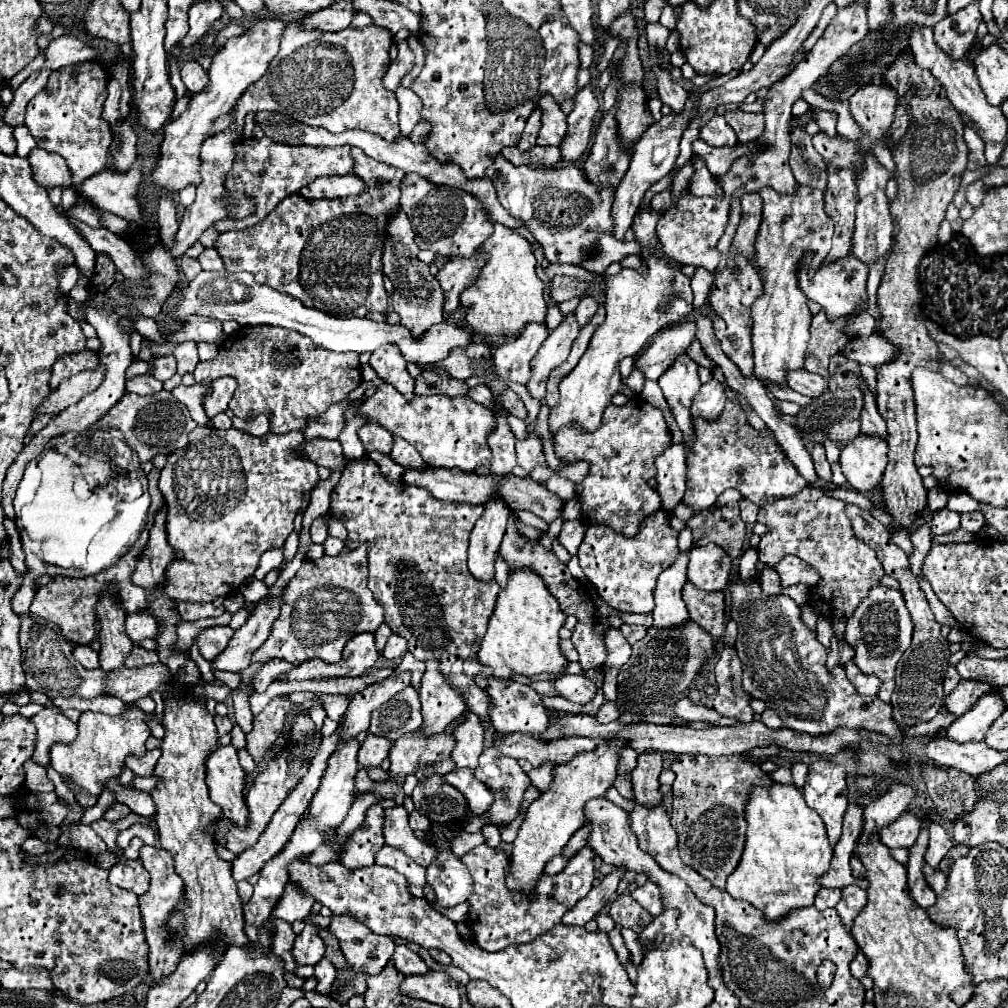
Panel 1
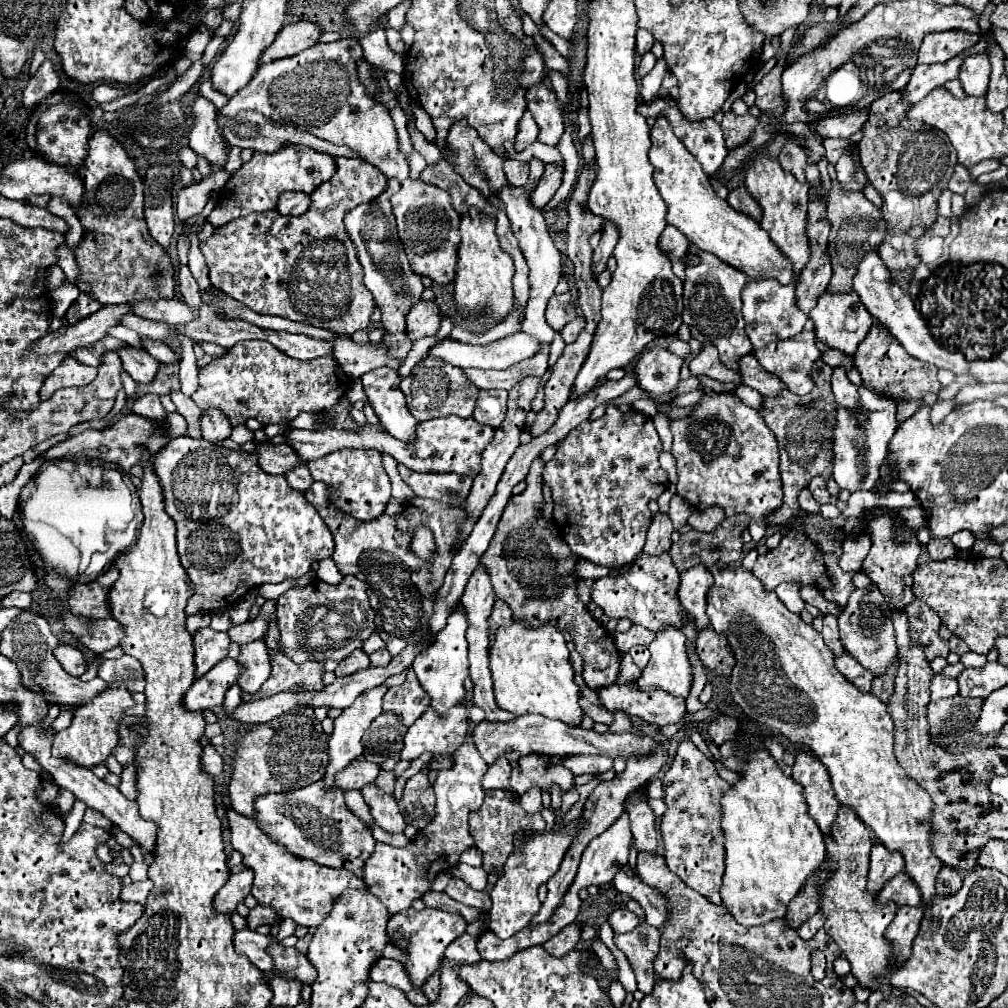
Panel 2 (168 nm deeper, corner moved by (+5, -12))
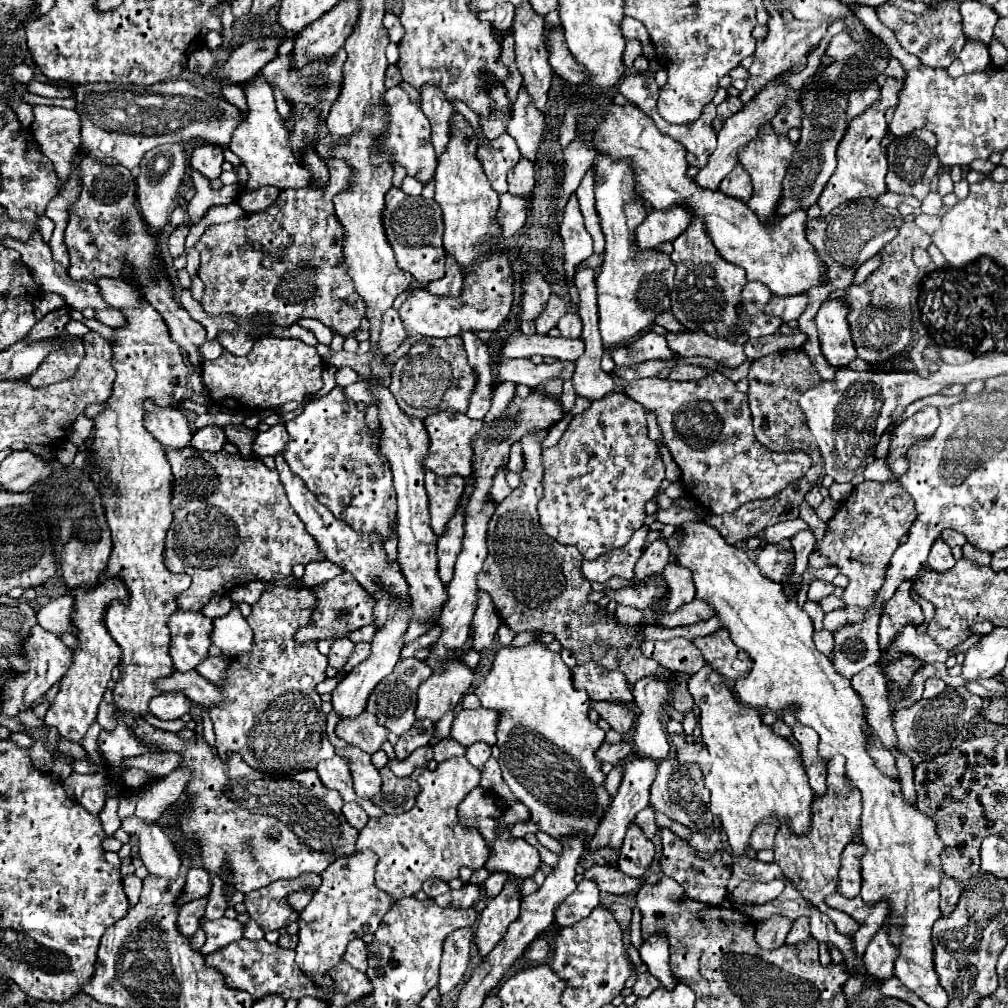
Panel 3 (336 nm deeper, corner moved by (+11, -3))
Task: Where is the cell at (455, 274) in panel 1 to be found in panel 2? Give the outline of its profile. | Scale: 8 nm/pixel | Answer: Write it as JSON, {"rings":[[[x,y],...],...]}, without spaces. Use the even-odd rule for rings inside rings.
{"rings":[[[420,301],[416,303],[410,313],[406,315],[406,331],[410,333],[412,341],[422,335],[434,335],[440,329],[442,311],[438,301]]]}

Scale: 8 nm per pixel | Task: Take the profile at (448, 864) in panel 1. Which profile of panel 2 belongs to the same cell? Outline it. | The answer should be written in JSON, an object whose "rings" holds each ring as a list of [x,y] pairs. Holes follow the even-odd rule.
{"rings":[[[422,909],[416,913],[402,911],[398,915],[392,915],[388,921],[388,935],[392,941],[396,941],[398,937],[406,937],[410,941],[408,949],[404,949],[410,957],[404,967],[406,967],[406,973],[410,973],[410,979],[414,981],[414,985],[418,987],[422,985],[422,981],[426,981],[426,977],[430,977],[430,973],[438,969],[444,949],[448,947],[450,941],[462,935],[464,929],[466,929],[466,921],[458,913],[446,913],[442,909]]]}

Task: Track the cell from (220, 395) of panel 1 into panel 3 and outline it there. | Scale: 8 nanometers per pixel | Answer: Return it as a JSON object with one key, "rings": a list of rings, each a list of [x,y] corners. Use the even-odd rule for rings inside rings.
{"rings":[[[206,426],[206,428],[200,428],[194,436],[192,436],[192,442],[190,446],[194,450],[200,450],[200,452],[220,452],[224,448],[226,440],[224,440],[224,432],[220,432],[218,426]]]}

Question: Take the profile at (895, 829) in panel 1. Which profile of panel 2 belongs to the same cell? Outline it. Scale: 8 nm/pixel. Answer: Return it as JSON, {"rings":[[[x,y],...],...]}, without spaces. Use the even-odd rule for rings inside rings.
{"rings":[[[876,843],[870,853],[870,873],[868,873],[870,889],[880,891],[884,887],[884,883],[902,869],[904,869],[902,853],[900,851],[890,853],[890,849],[886,849],[882,843]]]}

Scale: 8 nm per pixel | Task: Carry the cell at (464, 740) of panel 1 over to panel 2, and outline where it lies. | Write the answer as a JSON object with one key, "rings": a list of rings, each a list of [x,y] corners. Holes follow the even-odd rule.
{"rings":[[[464,741],[462,747],[458,747],[454,751],[454,761],[452,761],[452,767],[448,771],[440,771],[438,777],[436,777],[436,783],[434,783],[434,793],[436,793],[436,817],[434,821],[418,831],[412,841],[402,847],[402,849],[394,849],[390,845],[384,845],[384,843],[376,843],[376,849],[374,853],[370,855],[370,861],[366,861],[366,869],[364,869],[364,881],[370,885],[370,893],[376,895],[388,909],[390,915],[394,913],[400,913],[404,909],[410,909],[412,901],[414,899],[420,899],[422,893],[430,891],[432,889],[432,881],[438,873],[442,871],[448,871],[452,869],[456,863],[458,863],[458,857],[460,853],[472,845],[472,835],[468,831],[468,813],[478,809],[482,805],[482,799],[484,799],[484,789],[482,789],[482,777],[488,769],[486,761],[482,761],[482,757],[478,755],[478,749],[472,741]]]}

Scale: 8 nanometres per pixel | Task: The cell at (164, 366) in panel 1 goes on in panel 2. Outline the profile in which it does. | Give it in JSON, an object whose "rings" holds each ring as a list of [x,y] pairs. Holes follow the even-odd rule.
{"rings":[[[126,347],[126,349],[118,351],[118,355],[122,359],[122,365],[126,367],[126,371],[132,375],[132,379],[138,385],[150,385],[156,379],[160,363],[146,351]]]}

